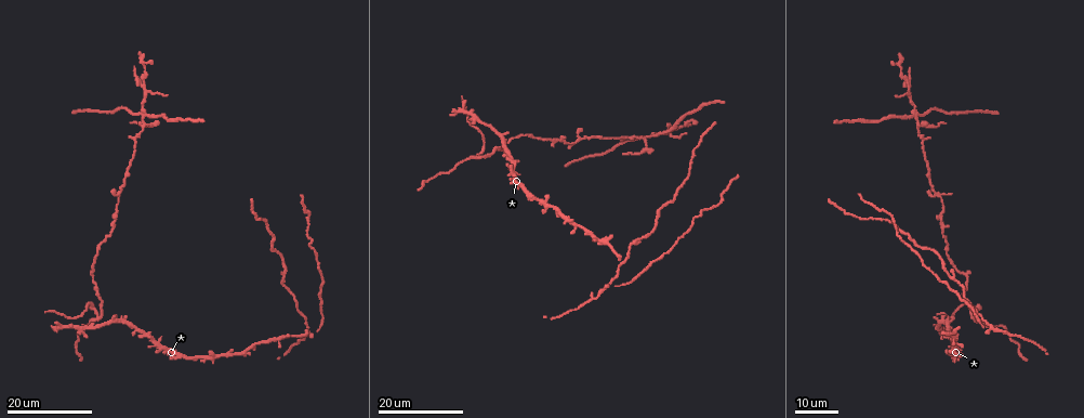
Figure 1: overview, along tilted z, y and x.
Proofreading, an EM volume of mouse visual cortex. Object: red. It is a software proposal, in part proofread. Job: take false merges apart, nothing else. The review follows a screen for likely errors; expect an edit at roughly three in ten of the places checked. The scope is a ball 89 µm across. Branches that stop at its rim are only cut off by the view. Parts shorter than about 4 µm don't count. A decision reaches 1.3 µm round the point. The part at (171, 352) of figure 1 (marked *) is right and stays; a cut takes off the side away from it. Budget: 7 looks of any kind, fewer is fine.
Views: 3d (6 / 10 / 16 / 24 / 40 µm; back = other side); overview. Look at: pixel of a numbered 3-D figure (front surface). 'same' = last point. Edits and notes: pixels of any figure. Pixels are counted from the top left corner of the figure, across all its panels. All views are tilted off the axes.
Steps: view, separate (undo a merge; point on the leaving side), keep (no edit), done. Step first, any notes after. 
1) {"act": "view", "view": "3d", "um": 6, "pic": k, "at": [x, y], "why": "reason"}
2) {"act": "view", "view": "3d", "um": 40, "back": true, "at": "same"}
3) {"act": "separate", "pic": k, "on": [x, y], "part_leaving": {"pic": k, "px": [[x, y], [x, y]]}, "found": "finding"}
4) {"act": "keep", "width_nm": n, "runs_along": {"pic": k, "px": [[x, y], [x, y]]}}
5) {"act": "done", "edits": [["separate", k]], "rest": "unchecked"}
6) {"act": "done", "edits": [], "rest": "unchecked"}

{"act": "view", "view": "3d", "um": 16, "pic": 1, "at": [215, 356], "why": "three arms meet"}

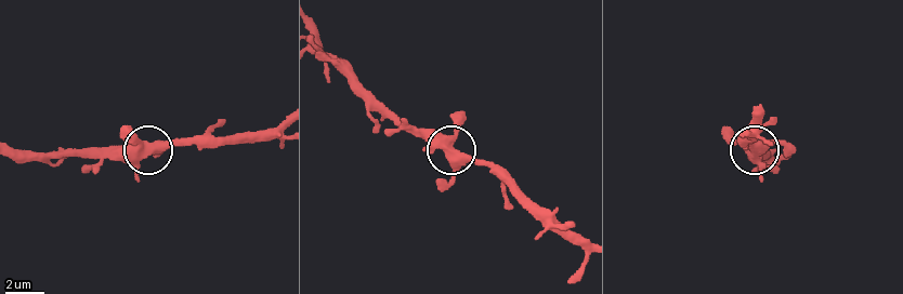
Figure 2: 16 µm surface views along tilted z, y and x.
{"act": "view", "view": "3d", "um": 6, "pic": 2, "at": [755, 151]}

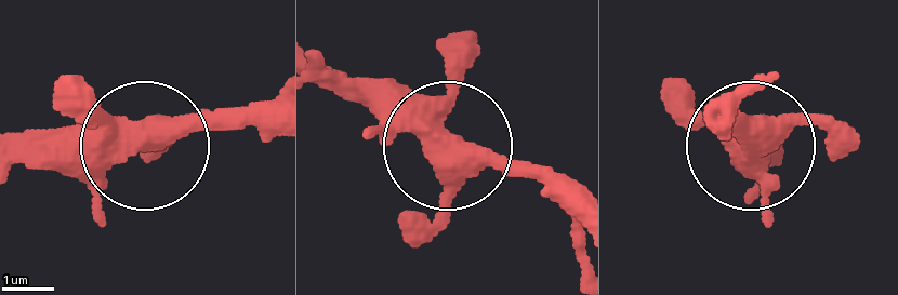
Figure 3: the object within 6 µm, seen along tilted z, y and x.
{"act": "keep", "arms": 3, "runs_along": {"pic": 3, "px": [[13, 145], [262, 131]]}, "found": "continuous, no second cell"}

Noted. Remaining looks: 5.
{"act": "view", "view": "3d", "um": 24, "pic": 1, "at": [476, 156], "why": "side arm on a straight run"}

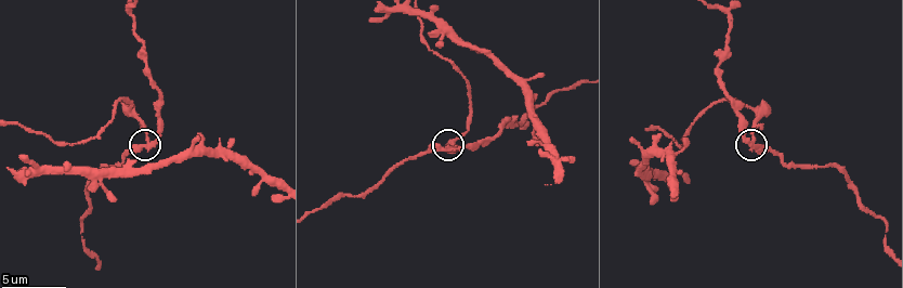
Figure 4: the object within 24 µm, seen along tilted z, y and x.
{"act": "view", "view": "3d", "um": 6, "pic": 4, "at": [445, 150]}

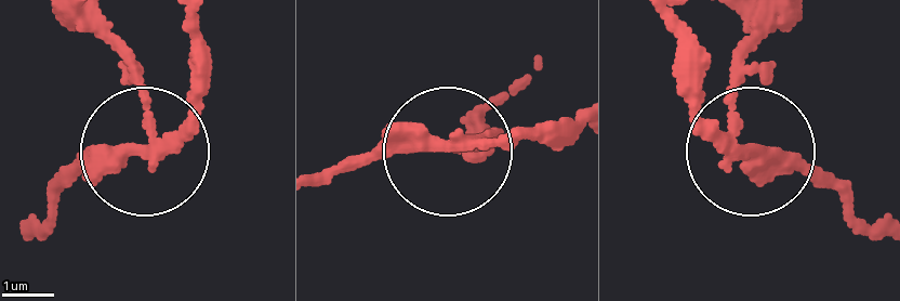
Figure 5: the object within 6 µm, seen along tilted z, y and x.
{"act": "separate", "pic": 5, "on": [140, 75], "part_leaving": {"pic": 5, "px": [[729, 145], [742, 21]]}, "found": "two cells meet here"}

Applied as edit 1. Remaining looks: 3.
{"act": "view", "view": "overview"}

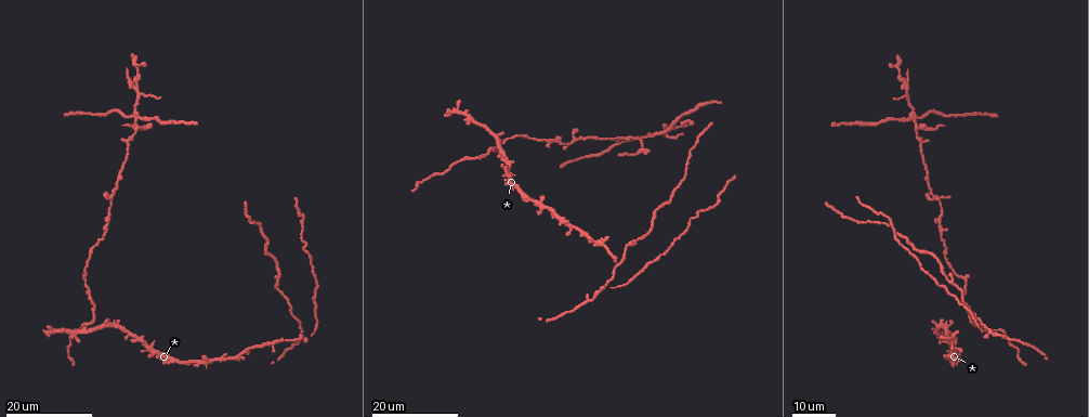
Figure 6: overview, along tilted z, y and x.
{"act": "view", "view": "3d", "um": 24, "pic": 6, "at": [575, 137], "why": "four arms meet"}

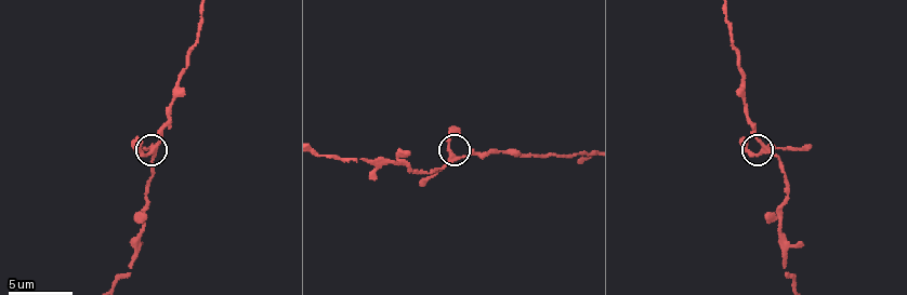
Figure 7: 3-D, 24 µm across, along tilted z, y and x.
{"act": "view", "view": "3d", "um": 6, "pic": 7, "at": [762, 143]}

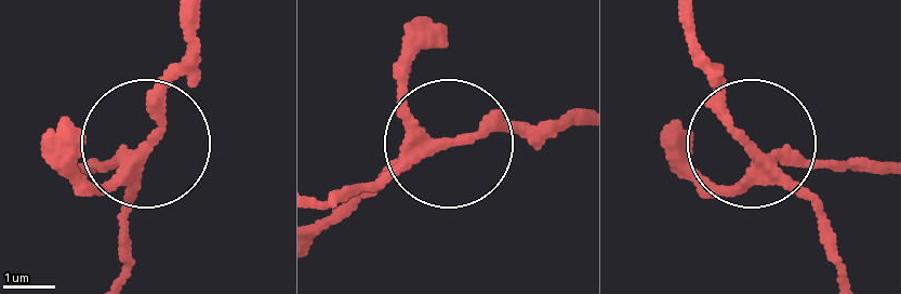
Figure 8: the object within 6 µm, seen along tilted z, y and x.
{"act": "keep", "runs_along": {"pic": 8, "px": [[836, 270], [822, 205], [764, 154], [717, 192], [686, 181]]}, "found": "one cell here"}

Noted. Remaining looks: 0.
{"act": "done", "edits": [["separate", 5]], "rest": "unchecked"}

